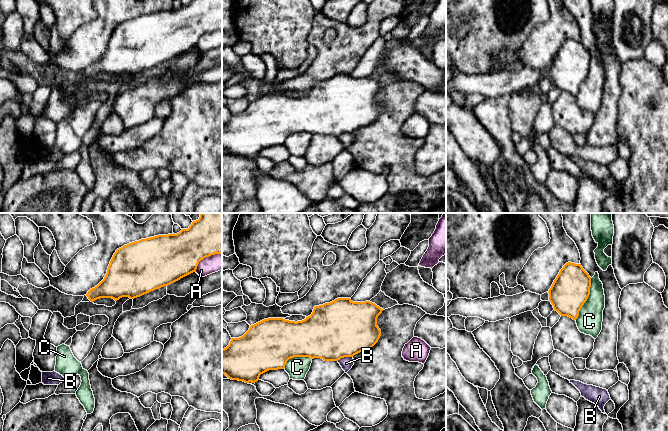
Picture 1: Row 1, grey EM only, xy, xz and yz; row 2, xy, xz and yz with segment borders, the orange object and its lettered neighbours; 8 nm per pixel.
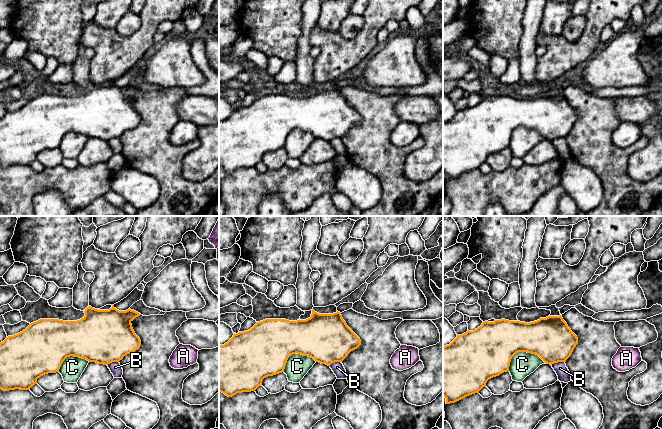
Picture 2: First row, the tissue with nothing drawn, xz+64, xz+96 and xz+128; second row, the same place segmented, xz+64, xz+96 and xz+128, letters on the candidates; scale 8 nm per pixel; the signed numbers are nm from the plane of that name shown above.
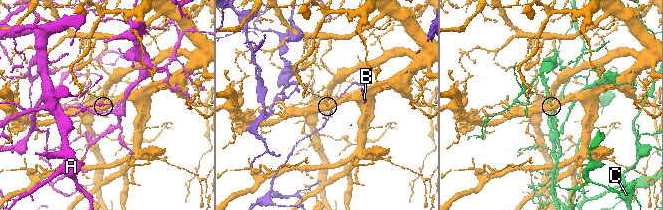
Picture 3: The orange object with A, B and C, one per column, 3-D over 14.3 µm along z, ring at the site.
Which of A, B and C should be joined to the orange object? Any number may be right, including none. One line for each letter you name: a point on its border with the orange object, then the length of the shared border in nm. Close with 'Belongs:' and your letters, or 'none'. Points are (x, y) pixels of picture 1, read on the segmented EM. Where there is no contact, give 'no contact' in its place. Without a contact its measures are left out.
Belongs: none

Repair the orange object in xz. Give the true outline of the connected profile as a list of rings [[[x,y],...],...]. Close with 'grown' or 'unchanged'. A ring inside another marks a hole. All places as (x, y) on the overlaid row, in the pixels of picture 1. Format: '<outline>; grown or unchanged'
[[[337,298],[330,303],[325,303],[323,305],[315,306],[313,312],[310,316],[306,317],[302,321],[289,321],[283,318],[268,318],[264,319],[254,325],[251,325],[249,330],[239,338],[232,338],[229,345],[222,349],[222,375],[225,374],[231,380],[243,381],[245,383],[255,383],[259,380],[261,374],[269,370],[284,369],[287,361],[294,357],[310,357],[321,358],[324,361],[338,361],[344,357],[353,357],[354,355],[372,348],[379,340],[381,336],[381,330],[377,326],[377,318],[382,313],[383,309],[377,306],[375,303],[370,301],[365,302],[353,302],[350,298]]]; unchanged

